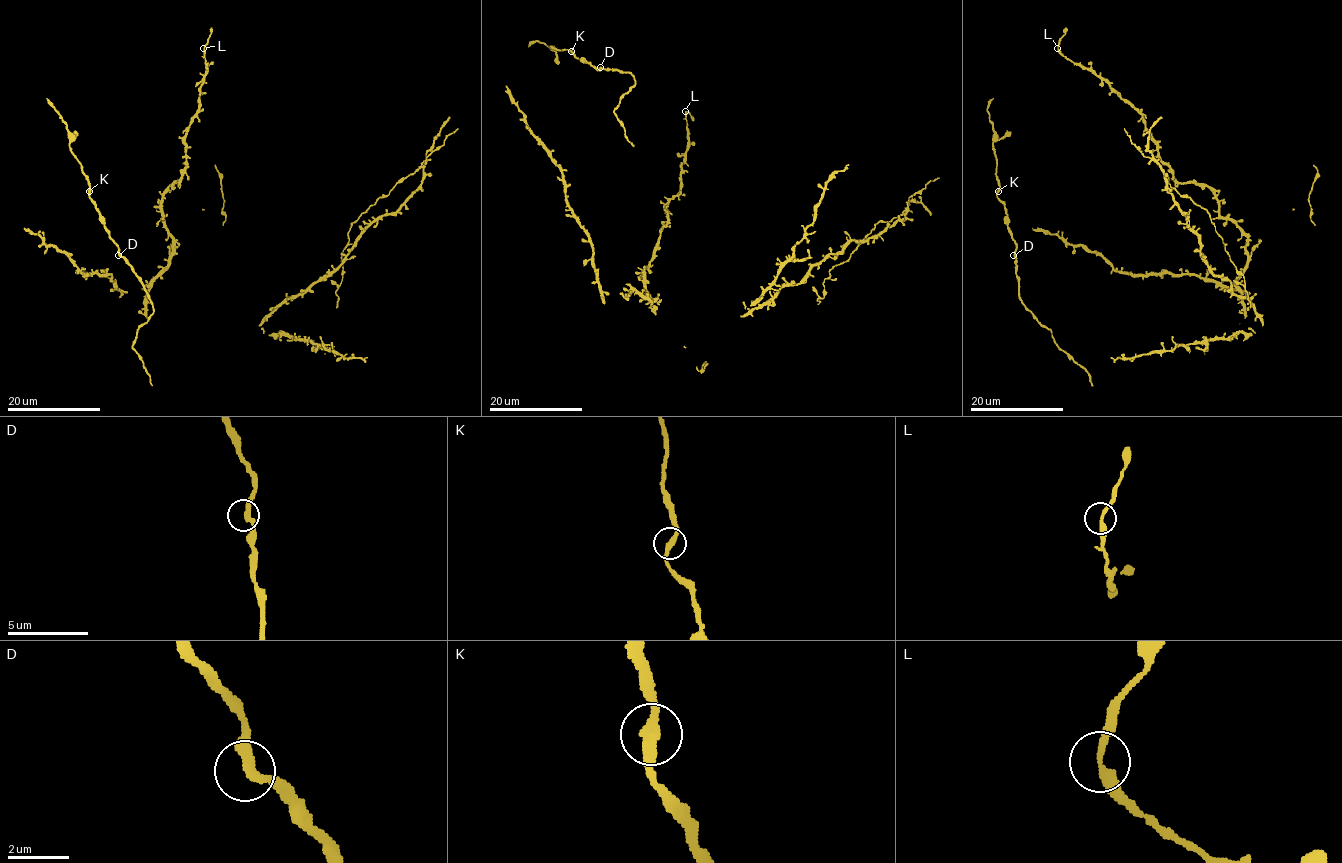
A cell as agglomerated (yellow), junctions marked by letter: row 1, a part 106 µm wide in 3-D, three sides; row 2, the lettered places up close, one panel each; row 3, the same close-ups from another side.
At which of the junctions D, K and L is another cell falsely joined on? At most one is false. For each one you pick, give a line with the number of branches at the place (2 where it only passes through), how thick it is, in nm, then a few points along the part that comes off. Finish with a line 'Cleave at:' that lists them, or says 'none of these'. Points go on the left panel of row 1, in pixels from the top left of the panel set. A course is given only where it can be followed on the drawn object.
Cleave at: none of these

